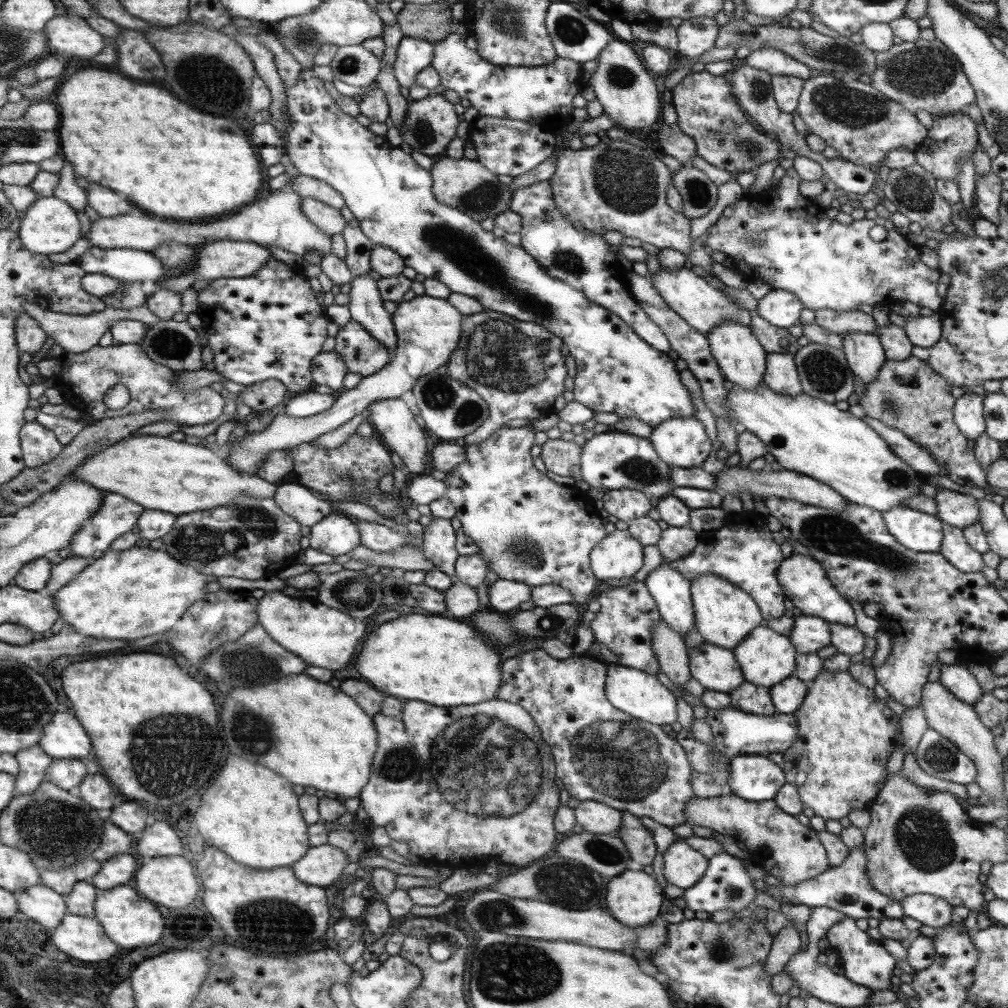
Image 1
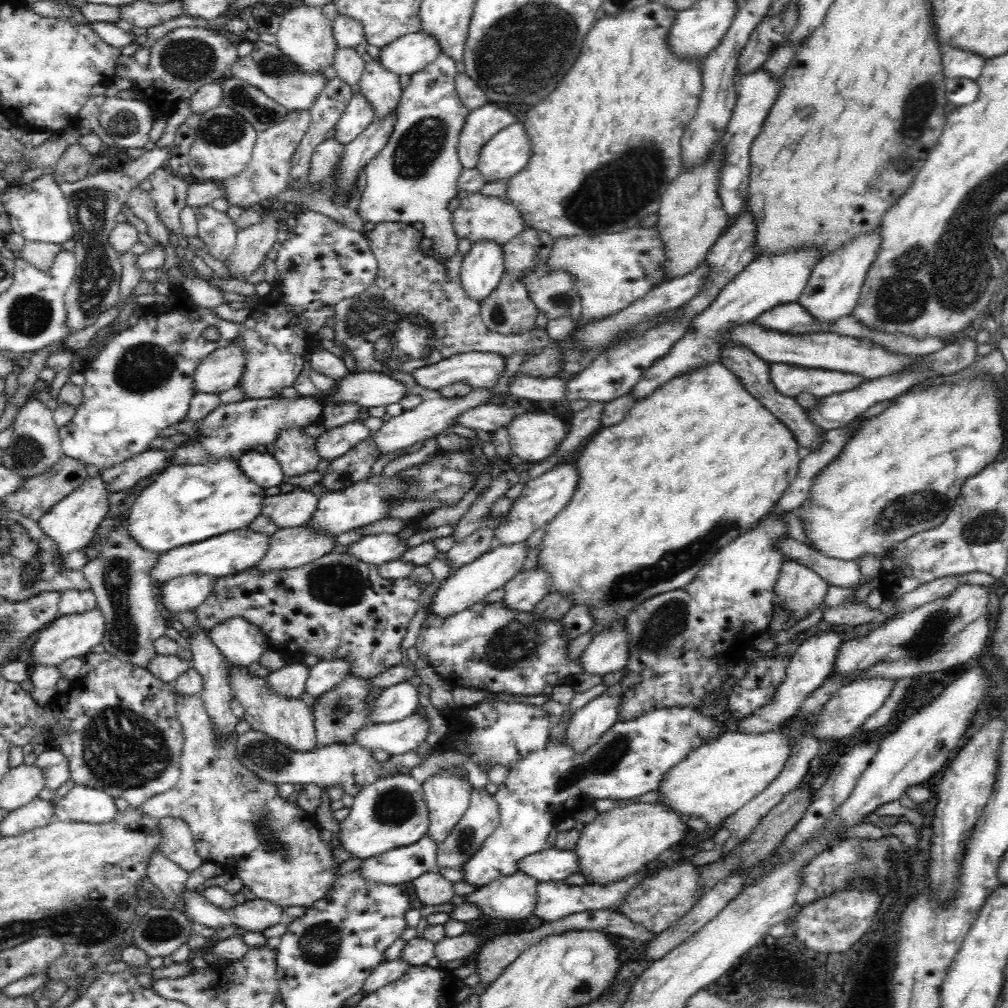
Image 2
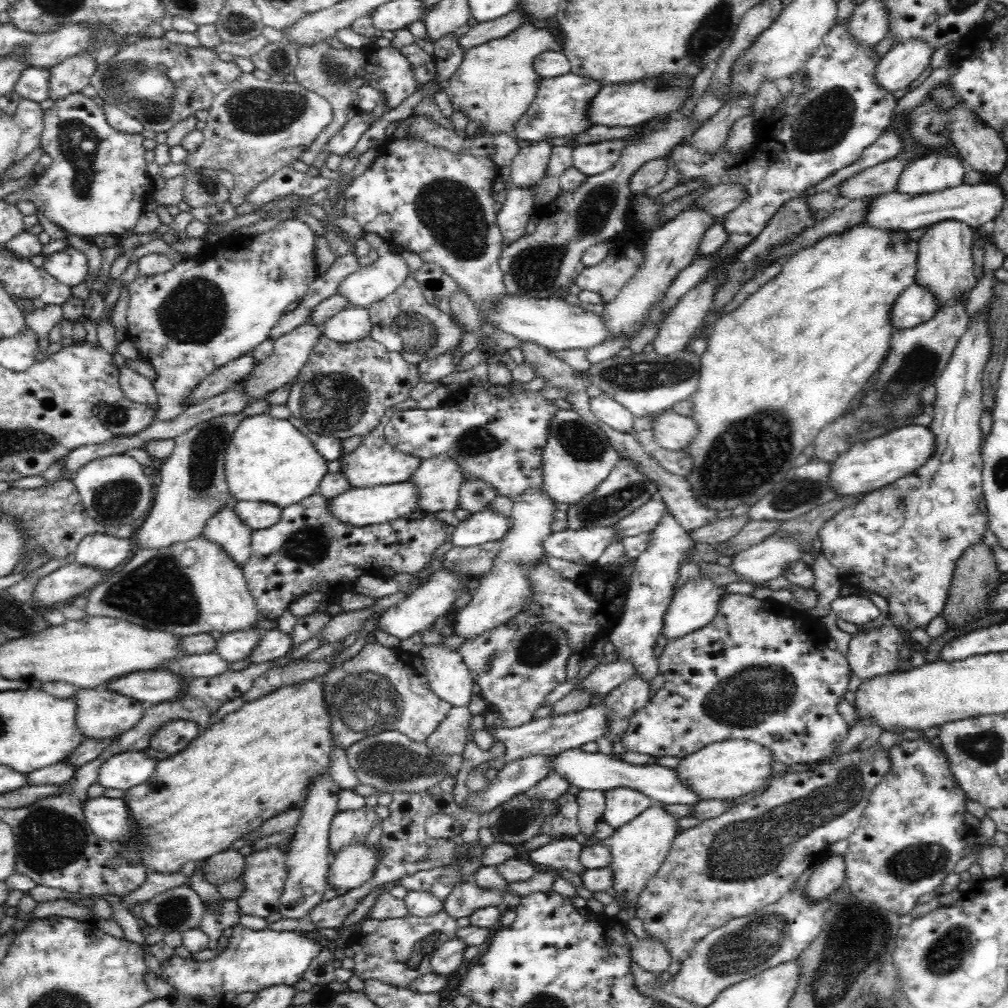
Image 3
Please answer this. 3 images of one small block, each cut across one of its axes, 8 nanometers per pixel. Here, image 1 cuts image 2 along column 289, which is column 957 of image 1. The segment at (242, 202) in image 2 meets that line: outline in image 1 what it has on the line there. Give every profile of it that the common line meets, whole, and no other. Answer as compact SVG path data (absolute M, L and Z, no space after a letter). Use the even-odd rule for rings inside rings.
M964 110L939 116L930 115L931 126L926 130L925 138L921 145L915 150L915 163L924 168L936 180L951 180L955 182L959 172L959 160L965 156L970 158L977 146L977 130L975 123L971 121Z

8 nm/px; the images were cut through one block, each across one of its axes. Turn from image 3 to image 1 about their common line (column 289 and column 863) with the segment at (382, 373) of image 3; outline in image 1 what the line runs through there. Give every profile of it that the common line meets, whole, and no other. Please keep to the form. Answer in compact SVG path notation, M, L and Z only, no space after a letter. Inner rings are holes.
M912 354L901 362L887 358L879 368L877 378L865 384L856 404L865 412L867 421L895 428L917 445L925 447L939 463L939 467L948 472L949 478L961 478L977 488L987 489L984 499L989 500L996 491L989 486L985 471L975 453L967 447L967 438L953 420L952 408L955 402L956 392L945 378Z

